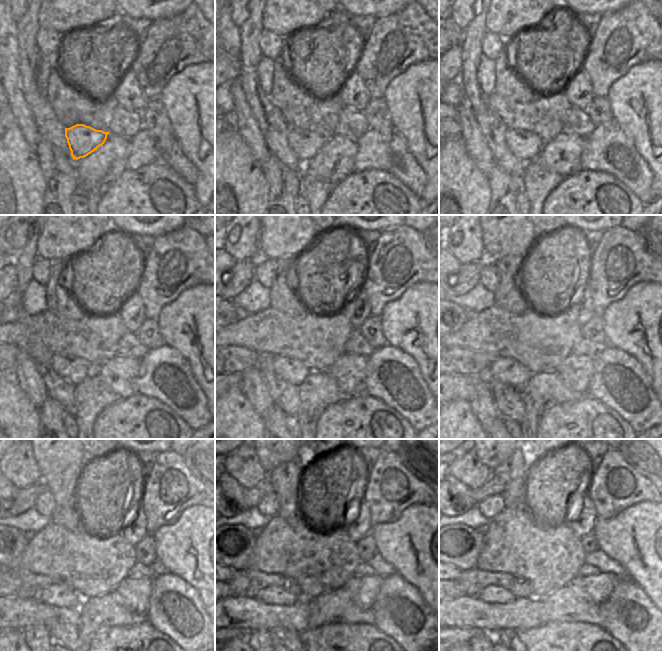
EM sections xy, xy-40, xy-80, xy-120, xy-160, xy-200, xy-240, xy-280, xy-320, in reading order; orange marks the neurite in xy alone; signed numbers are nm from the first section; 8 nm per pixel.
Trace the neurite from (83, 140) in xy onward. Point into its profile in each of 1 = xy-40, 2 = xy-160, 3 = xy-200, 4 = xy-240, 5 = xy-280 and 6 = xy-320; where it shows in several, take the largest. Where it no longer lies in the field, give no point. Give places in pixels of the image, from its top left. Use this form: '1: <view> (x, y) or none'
1: xy-40 (305, 144)
2: xy-160 (289, 369)
3: xy-200 (509, 371)
4: xy-240 (60, 595)
5: xy-280 (272, 594)
6: xy-320 (492, 594)

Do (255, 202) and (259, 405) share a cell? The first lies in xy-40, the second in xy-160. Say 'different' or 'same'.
different

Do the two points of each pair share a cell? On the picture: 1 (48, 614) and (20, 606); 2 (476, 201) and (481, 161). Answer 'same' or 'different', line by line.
1: same
2: different

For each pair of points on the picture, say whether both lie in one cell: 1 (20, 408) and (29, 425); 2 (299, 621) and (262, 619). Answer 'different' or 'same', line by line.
1: same
2: same

